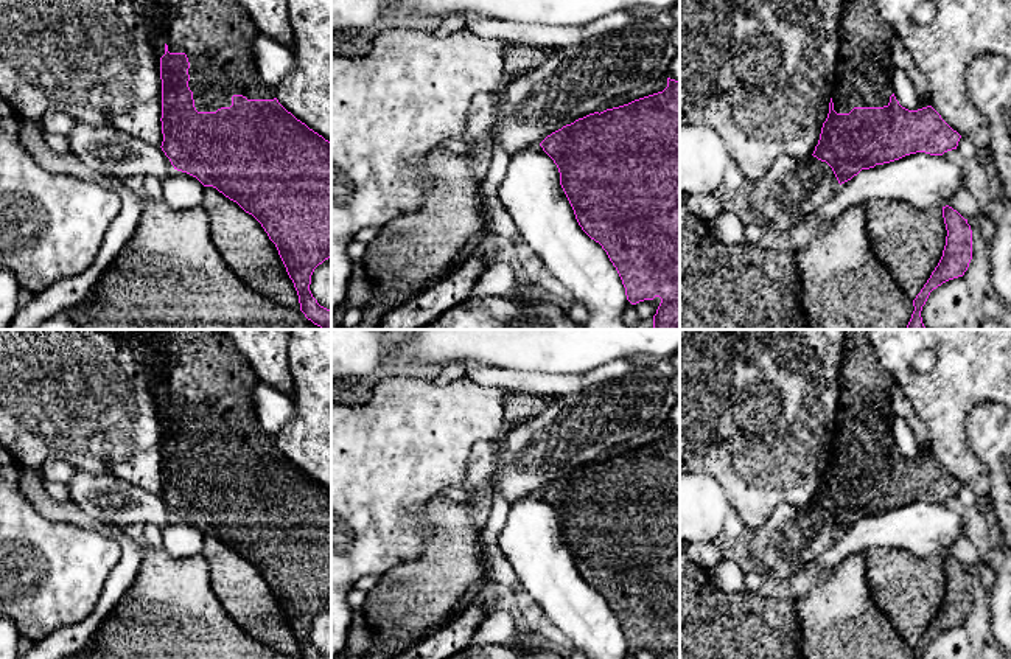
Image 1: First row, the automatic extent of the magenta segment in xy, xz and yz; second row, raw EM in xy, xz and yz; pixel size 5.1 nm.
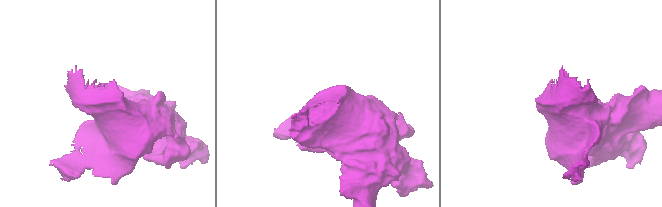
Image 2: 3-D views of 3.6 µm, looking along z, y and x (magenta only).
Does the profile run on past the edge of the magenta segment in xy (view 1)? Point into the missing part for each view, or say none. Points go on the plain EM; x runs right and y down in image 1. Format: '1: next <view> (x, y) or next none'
1: next xy (202, 367)

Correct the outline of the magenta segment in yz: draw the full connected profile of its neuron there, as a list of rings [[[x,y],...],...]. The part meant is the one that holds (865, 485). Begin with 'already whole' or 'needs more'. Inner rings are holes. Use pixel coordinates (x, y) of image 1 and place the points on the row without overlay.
needs more; [[[846,330],[840,362],[840,401],[831,441],[829,462],[823,471],[813,505],[826,510],[838,532],[862,518],[925,500],[943,504],[957,497],[961,483],[932,455],[908,459],[893,441],[894,410],[890,403],[893,378],[880,364],[869,340],[871,330]]]

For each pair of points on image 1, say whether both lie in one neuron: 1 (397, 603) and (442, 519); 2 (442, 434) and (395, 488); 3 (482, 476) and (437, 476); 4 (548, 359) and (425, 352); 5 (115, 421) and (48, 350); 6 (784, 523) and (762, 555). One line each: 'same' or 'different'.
1: same
2: same
3: different
4: same
5: same
6: same

